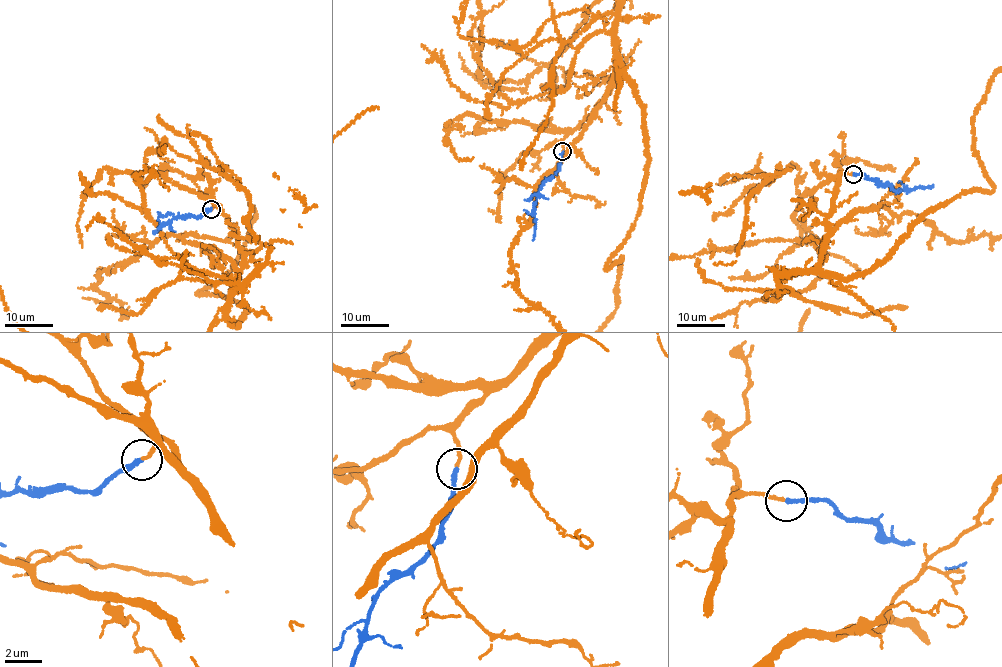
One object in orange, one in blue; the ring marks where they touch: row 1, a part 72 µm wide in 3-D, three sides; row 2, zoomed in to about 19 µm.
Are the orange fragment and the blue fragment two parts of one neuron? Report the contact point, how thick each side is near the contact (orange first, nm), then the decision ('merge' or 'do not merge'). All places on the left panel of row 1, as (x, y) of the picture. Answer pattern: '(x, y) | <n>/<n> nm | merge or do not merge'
(211, 209) | 190/240 nm | merge

